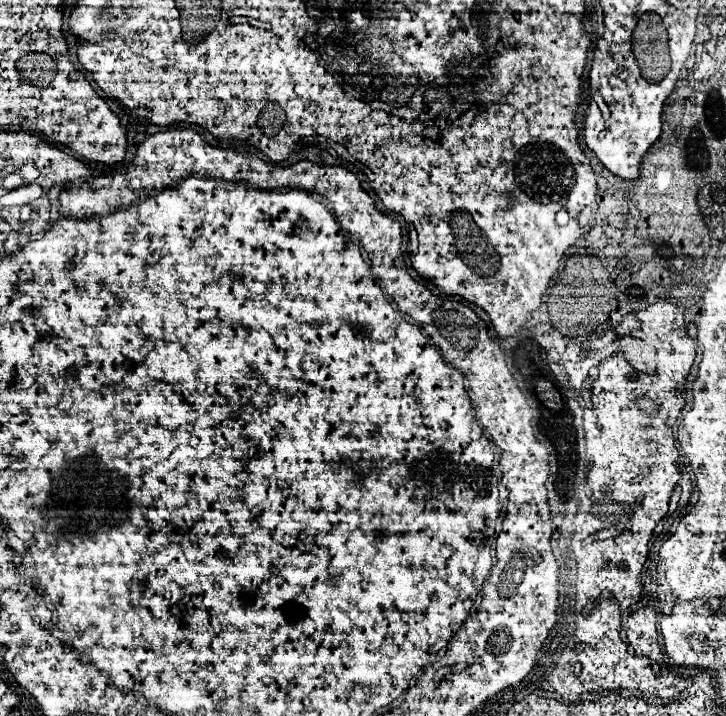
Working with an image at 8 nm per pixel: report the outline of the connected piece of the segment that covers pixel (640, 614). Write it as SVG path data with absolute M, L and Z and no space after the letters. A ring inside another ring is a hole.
M651 604L641 606L626 617L624 628L628 642L633 646L636 655L644 657L644 651L654 649L658 643L656 612Z

